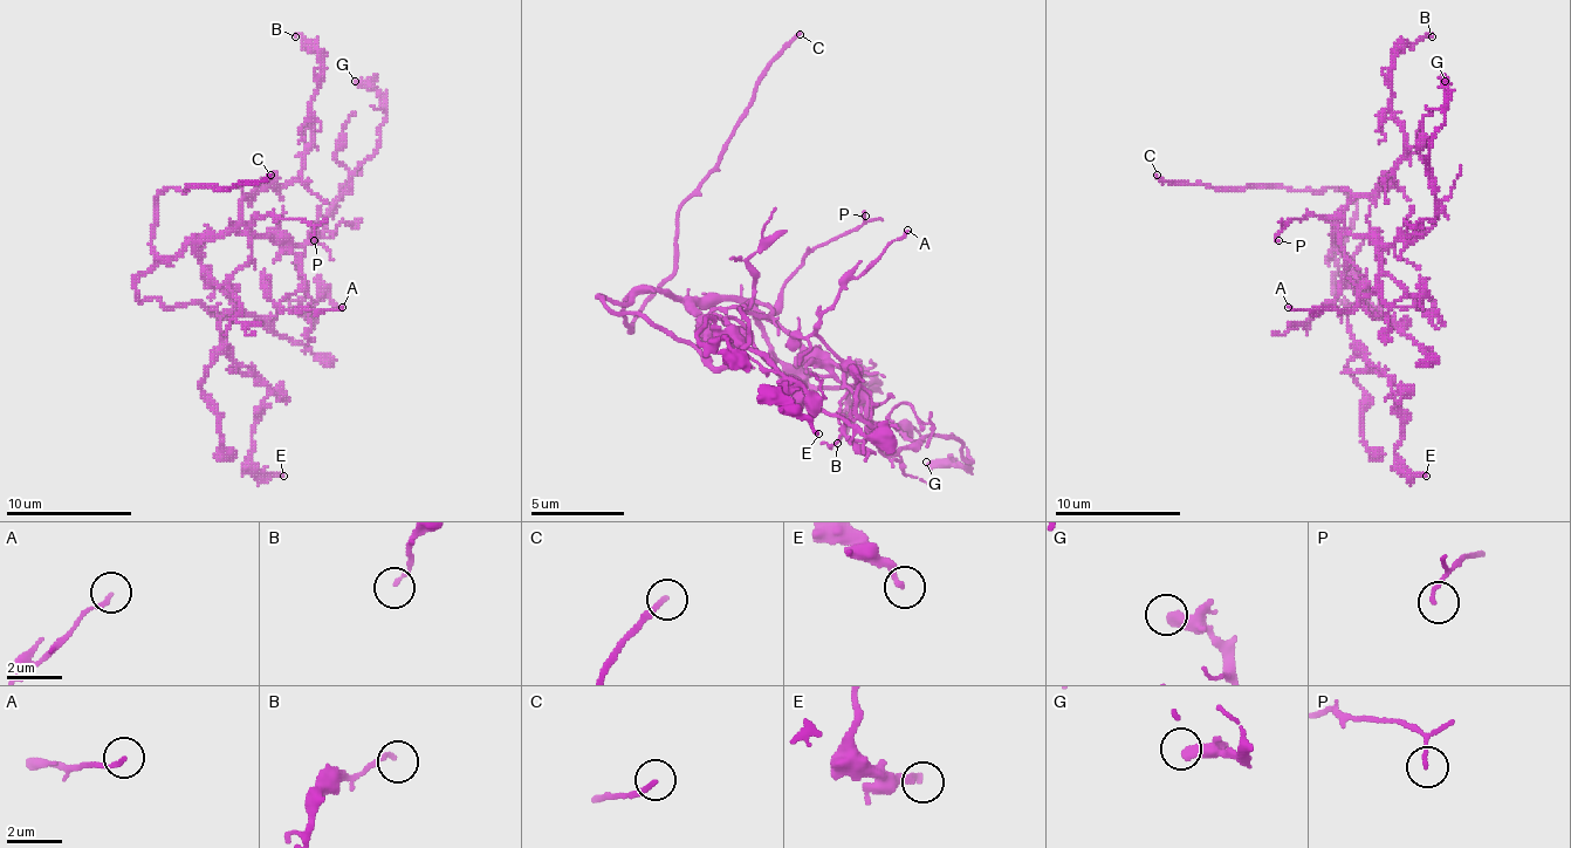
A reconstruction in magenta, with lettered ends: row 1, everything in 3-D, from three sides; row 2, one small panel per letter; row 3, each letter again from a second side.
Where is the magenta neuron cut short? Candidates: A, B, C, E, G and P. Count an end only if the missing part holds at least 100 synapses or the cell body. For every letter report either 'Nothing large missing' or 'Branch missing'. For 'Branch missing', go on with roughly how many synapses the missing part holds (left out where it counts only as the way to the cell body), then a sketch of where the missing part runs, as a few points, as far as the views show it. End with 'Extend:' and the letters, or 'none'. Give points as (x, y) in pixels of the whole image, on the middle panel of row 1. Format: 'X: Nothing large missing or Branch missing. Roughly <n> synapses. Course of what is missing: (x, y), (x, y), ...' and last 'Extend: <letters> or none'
A: Nothing large missing
B: Nothing large missing
C: Branch missing
E: Nothing large missing
G: Nothing large missing
P: Nothing large missing
Extend: C

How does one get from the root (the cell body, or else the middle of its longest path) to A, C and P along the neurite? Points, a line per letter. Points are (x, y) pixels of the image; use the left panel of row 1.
A: (142, 275), (192, 240), (233, 231), (271, 234), (295, 257), (304, 279), (280, 303), (286, 309), (342, 307)
C: (142, 275), (155, 262), (151, 244), (155, 200), (164, 191), (233, 187), (265, 182), (271, 175)
P: (142, 275), (160, 260), (177, 257), (192, 240), (245, 231), (265, 216), (304, 219), (314, 228), (314, 240)

